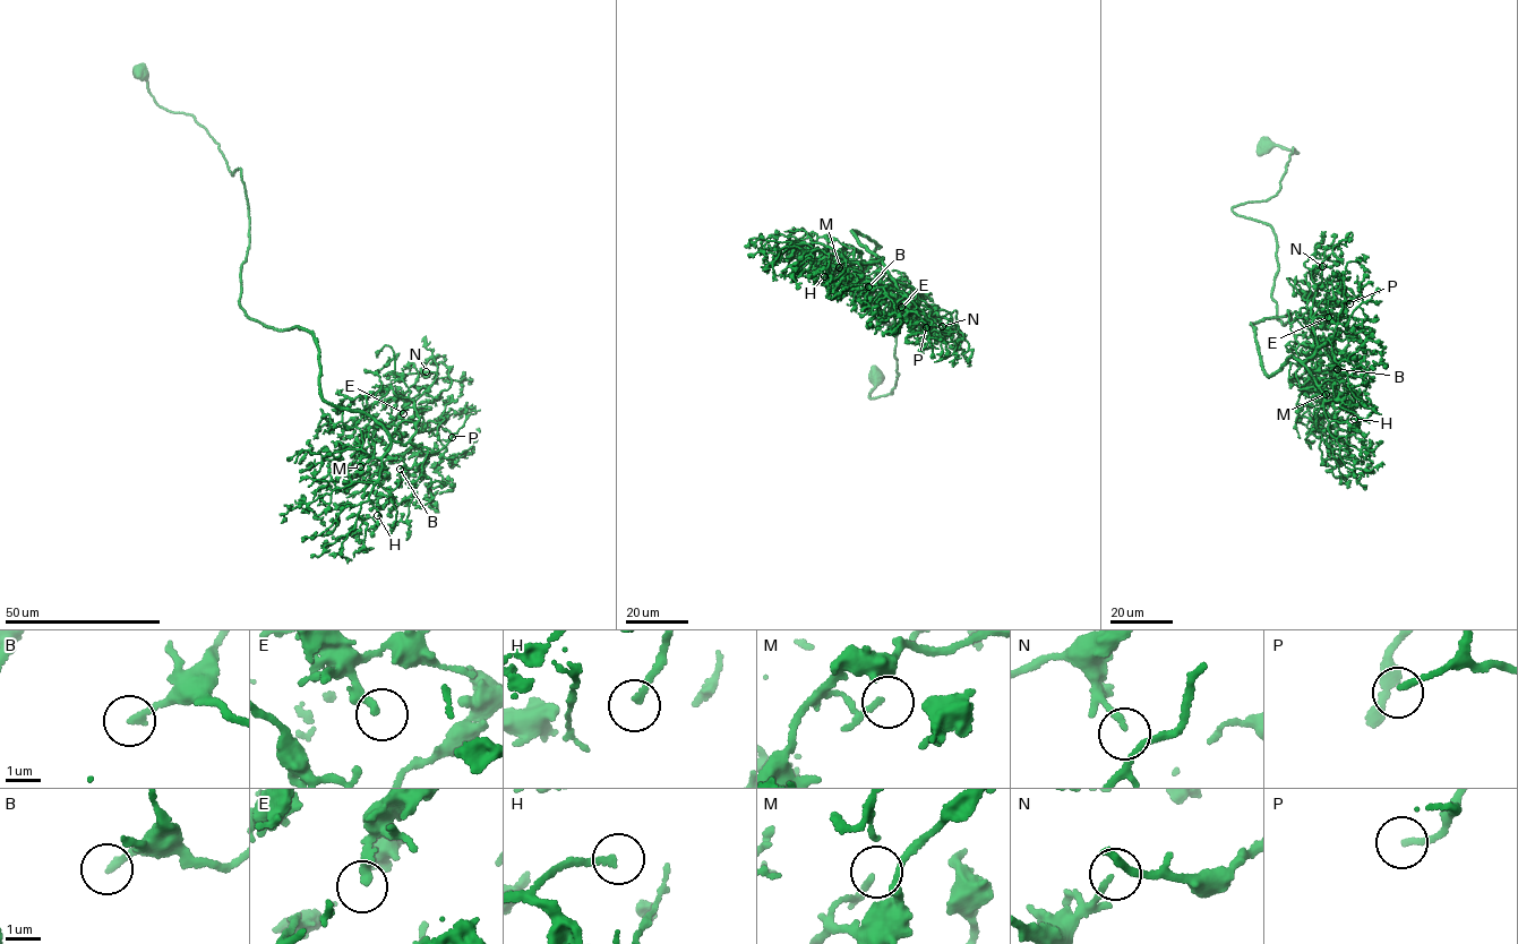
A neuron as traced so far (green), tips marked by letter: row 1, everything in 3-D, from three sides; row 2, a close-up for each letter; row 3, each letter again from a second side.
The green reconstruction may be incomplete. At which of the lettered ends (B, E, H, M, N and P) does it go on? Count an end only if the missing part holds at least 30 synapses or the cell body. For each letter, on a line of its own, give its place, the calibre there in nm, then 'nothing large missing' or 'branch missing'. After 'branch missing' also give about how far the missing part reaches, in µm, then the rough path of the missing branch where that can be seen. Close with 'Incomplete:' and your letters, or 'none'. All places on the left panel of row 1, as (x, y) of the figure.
B: at (400, 469); 200 nm thick; branch missing; about 9 µm are missing; missing branch runs (400, 469), (386, 470)
E: at (403, 413); 280 nm thick; nothing large missing
H: at (377, 515); 190 nm thick; branch missing; about 9 µm are missing
M: at (360, 466); 100 nm thick; nothing large missing
N: at (426, 371); 110 nm thick; nothing large missing
P: at (452, 437); 160 nm thick; branch missing; about 8 µm are missing; missing branch runs (452, 437), (434, 446)
Incomplete: B, H, P

